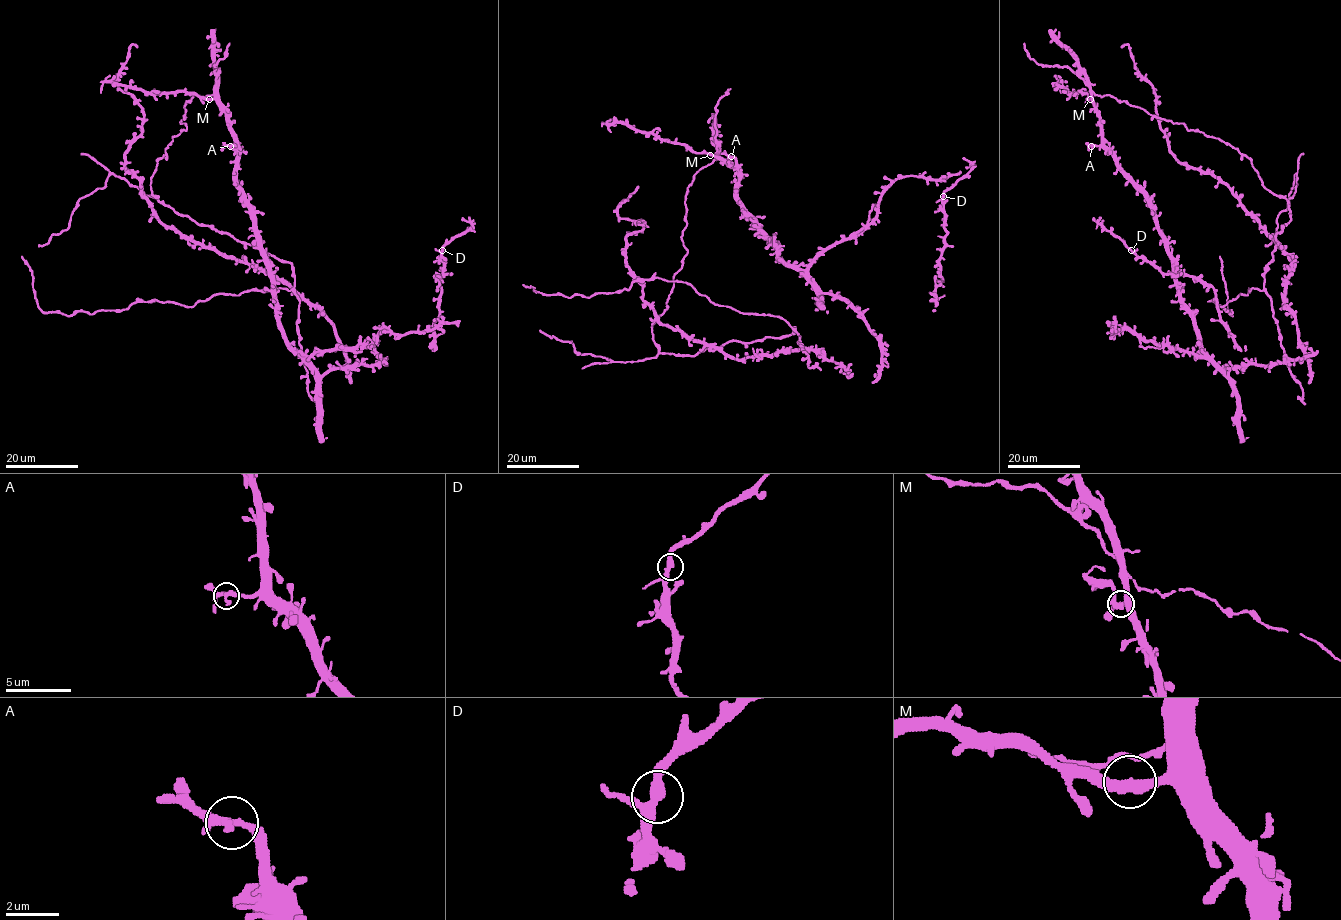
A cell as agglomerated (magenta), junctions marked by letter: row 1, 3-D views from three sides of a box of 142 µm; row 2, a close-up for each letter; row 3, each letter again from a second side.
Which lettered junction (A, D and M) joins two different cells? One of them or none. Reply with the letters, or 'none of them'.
none of them

